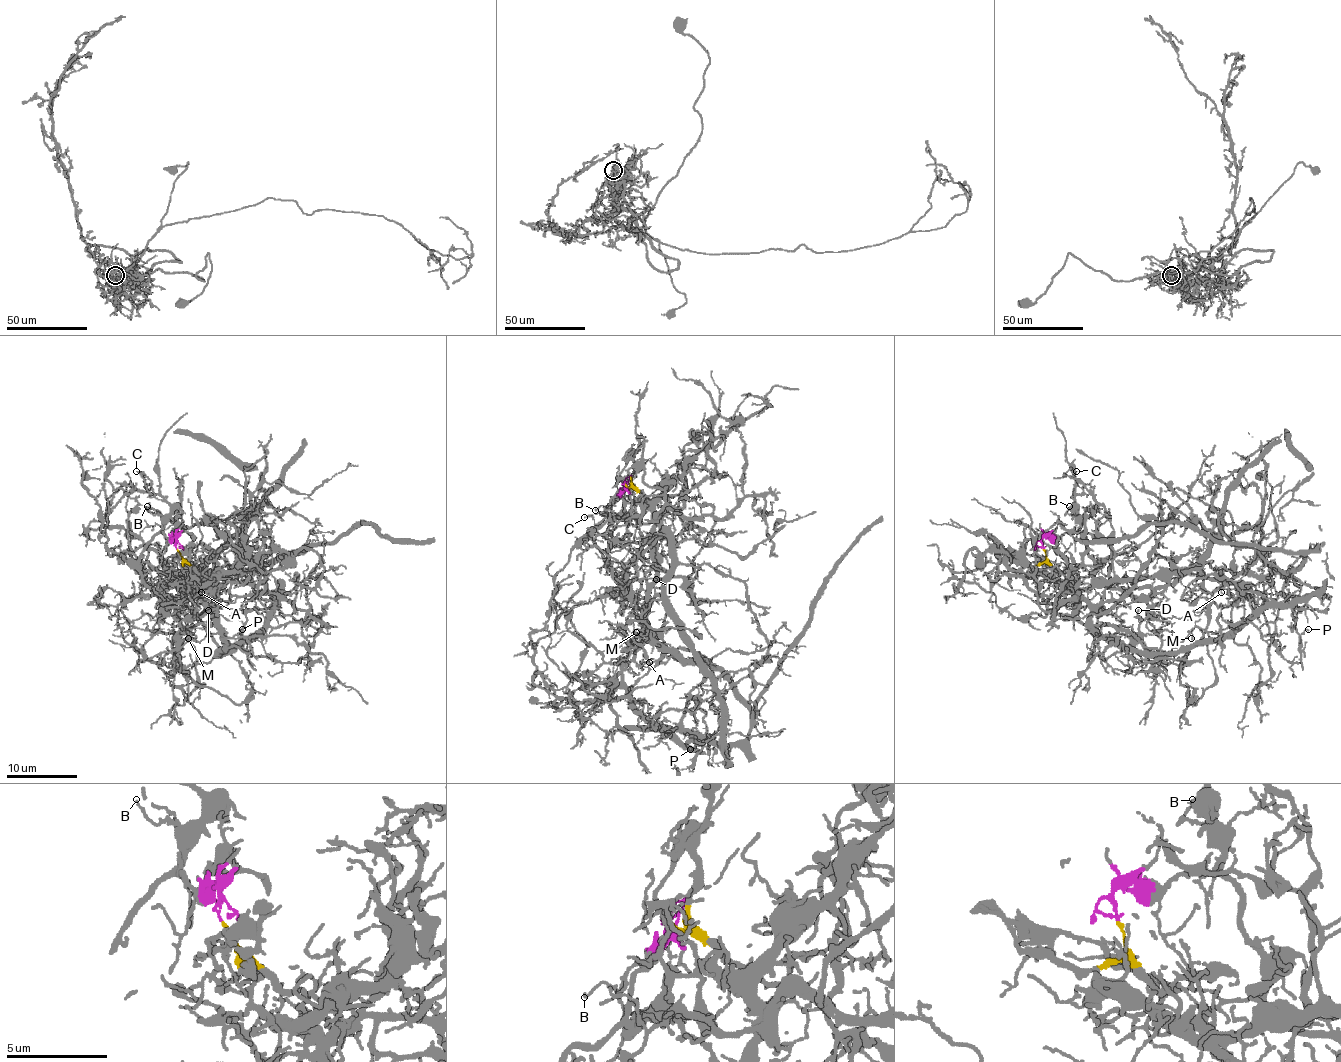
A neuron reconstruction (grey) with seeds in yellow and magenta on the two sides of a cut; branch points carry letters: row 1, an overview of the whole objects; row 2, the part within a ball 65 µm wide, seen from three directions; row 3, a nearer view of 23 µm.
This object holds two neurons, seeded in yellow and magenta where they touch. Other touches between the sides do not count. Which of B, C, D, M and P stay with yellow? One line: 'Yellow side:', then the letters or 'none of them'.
Yellow side: M, P

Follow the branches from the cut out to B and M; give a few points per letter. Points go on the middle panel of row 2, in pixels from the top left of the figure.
B: (625, 484), (612, 505), (612, 518), (602, 505), (594, 511)
M: (625, 484), (663, 505), (662, 534), (635, 564), (623, 601), (633, 647), (635, 633)

